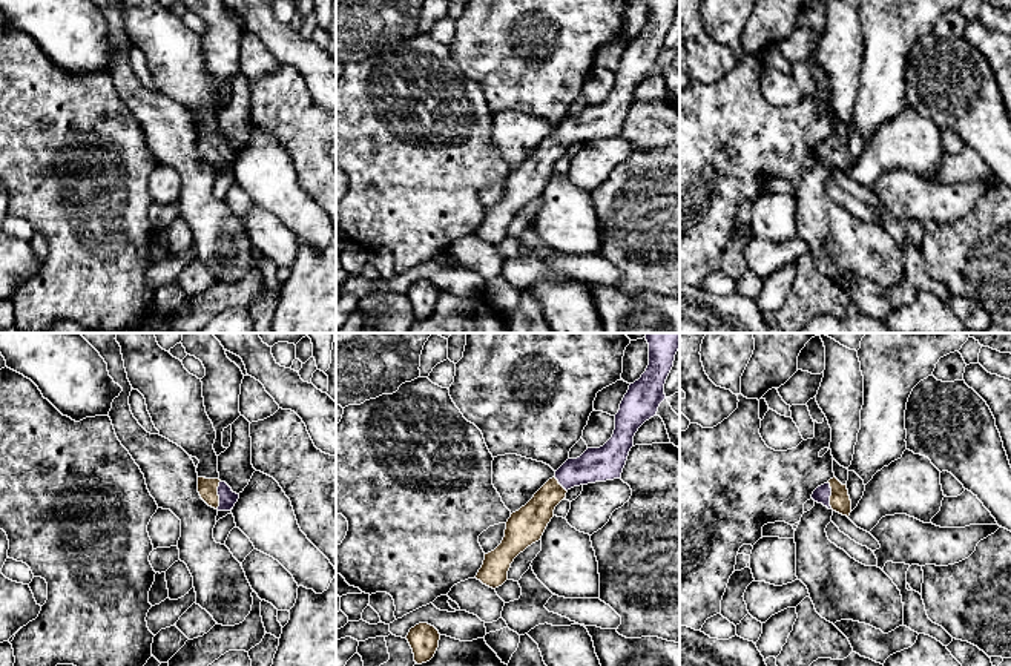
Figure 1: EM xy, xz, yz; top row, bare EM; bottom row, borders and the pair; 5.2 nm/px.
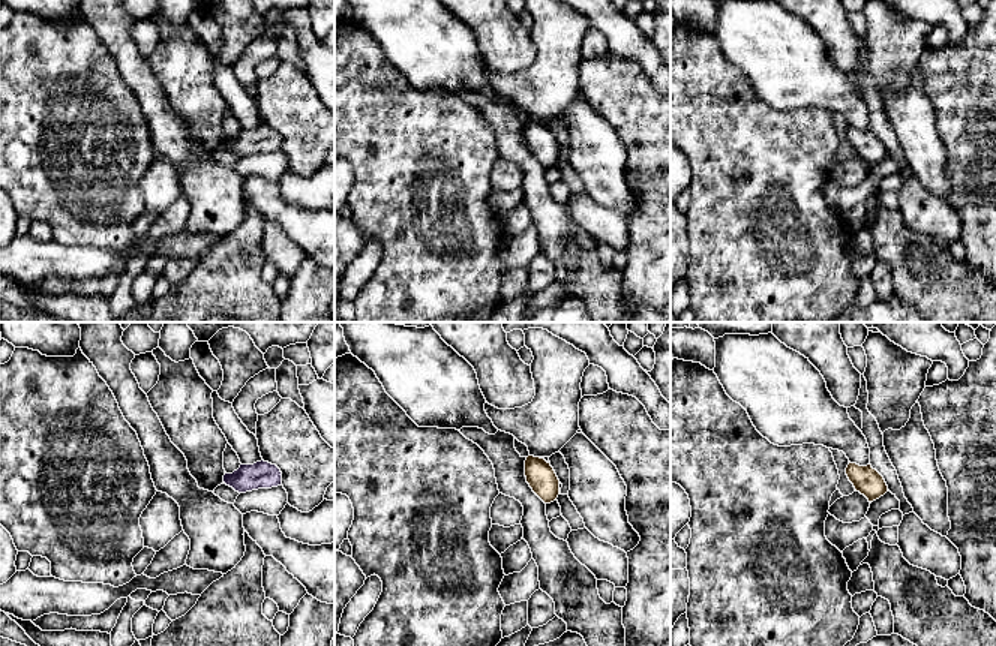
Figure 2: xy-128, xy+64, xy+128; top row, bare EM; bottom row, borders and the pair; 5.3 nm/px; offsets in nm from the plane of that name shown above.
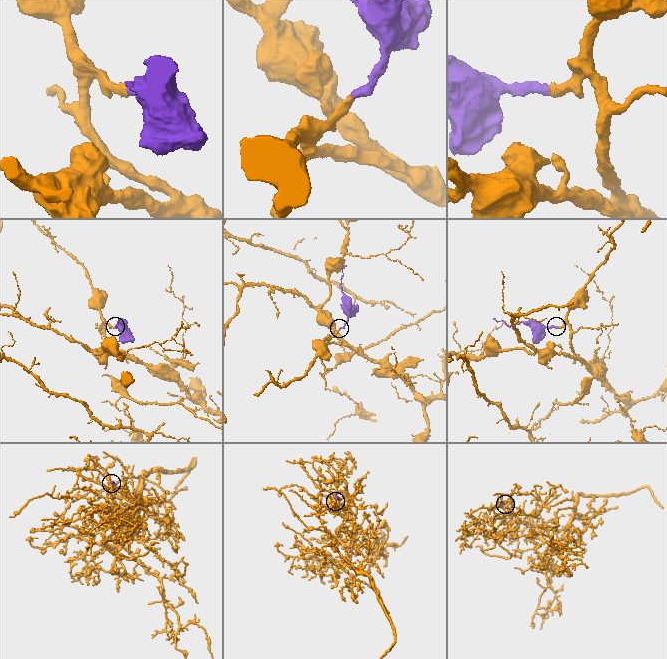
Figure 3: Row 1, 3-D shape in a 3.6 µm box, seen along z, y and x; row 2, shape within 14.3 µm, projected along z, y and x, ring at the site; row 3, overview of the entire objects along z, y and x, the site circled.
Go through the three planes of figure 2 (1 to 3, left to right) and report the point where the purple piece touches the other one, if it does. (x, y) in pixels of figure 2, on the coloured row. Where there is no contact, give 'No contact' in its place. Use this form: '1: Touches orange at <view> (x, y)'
1: No contact
2: No contact
3: No contact

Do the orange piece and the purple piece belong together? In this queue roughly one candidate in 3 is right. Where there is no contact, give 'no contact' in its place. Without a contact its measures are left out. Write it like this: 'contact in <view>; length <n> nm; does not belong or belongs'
contact in xy; length 150 nm; belongs

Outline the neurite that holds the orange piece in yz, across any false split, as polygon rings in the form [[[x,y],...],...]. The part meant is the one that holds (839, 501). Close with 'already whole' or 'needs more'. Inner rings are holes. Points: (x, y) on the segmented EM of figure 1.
[[[836,477],[818,486],[813,491],[812,499],[842,516],[848,517],[851,513],[851,500],[848,496],[847,485],[842,485]]]; needs more

